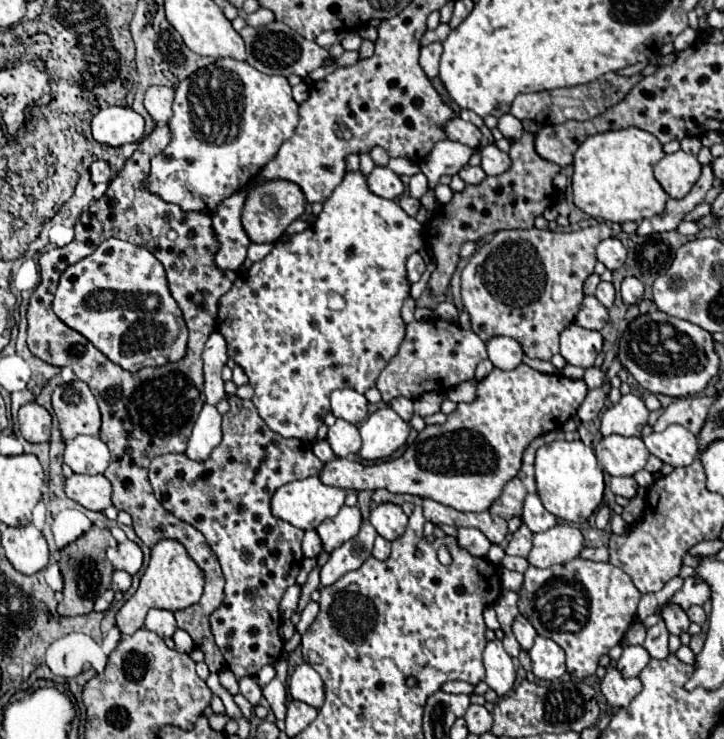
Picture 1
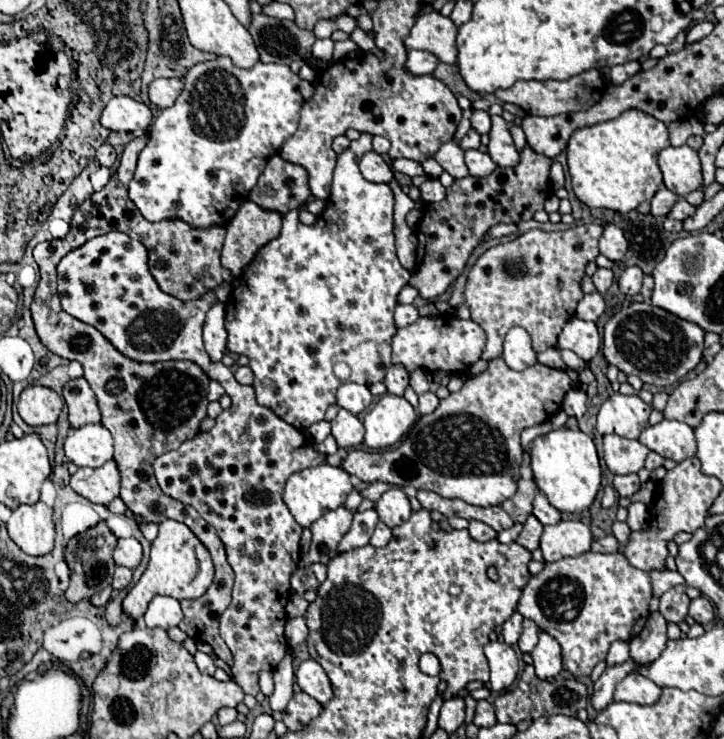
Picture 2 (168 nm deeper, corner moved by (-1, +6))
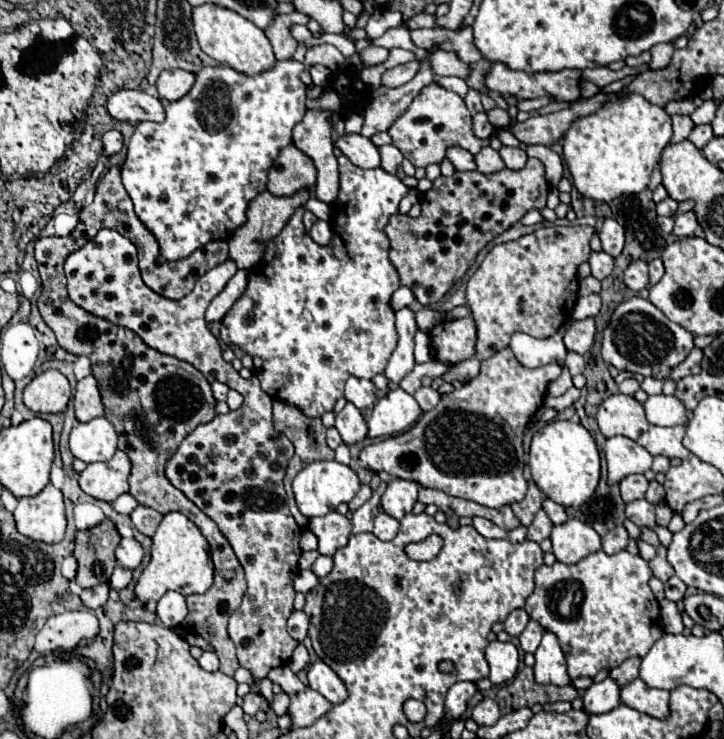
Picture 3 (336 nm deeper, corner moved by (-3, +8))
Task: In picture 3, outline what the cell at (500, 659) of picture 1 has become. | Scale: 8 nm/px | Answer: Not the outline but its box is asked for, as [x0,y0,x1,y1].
[486,641,520,685]

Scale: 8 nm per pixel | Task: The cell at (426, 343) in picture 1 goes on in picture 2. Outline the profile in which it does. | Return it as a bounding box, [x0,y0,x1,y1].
[392,315,486,375]

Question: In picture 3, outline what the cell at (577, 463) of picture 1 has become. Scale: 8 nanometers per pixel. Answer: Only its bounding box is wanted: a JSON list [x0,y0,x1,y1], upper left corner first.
[528,421,600,507]

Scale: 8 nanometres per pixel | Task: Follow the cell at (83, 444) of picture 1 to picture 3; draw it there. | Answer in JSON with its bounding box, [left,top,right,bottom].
[70,417,118,463]

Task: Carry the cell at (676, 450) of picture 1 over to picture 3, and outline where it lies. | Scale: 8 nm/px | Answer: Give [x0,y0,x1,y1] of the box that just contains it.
[638,425,690,459]

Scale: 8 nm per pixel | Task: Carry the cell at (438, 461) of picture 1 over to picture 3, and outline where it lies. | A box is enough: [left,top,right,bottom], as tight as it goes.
[360,347,562,507]

